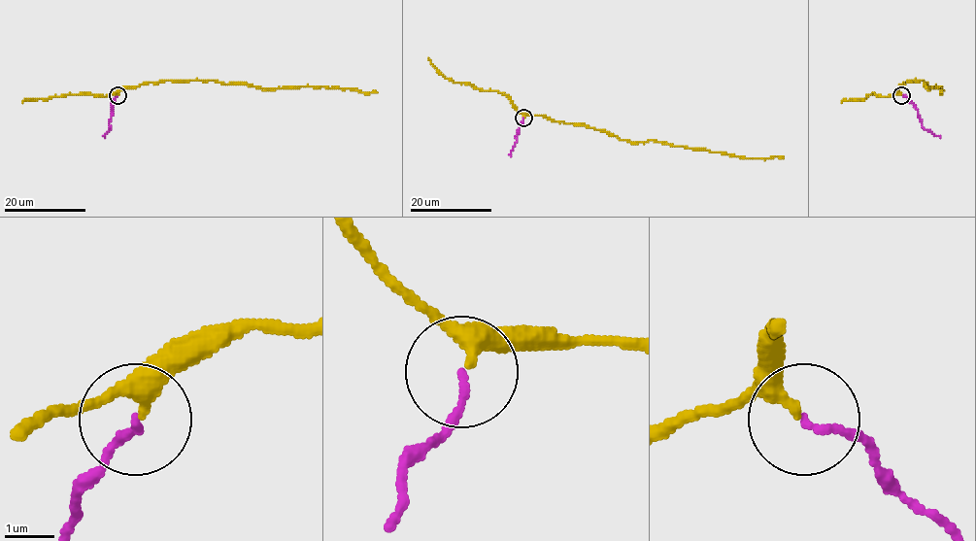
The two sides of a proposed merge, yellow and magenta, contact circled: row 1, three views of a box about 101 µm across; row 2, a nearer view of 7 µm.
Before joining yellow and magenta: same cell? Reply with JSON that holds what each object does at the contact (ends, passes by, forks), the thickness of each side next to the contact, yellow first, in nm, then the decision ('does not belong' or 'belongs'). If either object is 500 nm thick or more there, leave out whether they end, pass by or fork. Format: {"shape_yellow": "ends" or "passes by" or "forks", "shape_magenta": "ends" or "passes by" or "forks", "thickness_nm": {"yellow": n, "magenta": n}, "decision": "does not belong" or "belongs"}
{"shape_yellow": "passes by", "shape_magenta": "ends", "thickness_nm": {"yellow": 220, "magenta": 140}, "decision": "belongs"}

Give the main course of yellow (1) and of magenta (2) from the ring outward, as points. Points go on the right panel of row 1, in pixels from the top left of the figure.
1: (900, 95), (898, 87), (908, 81), (923, 81), (929, 90), (935, 85), (941, 88), (941, 93)
2: (901, 95), (917, 110), (921, 125), (940, 138)

